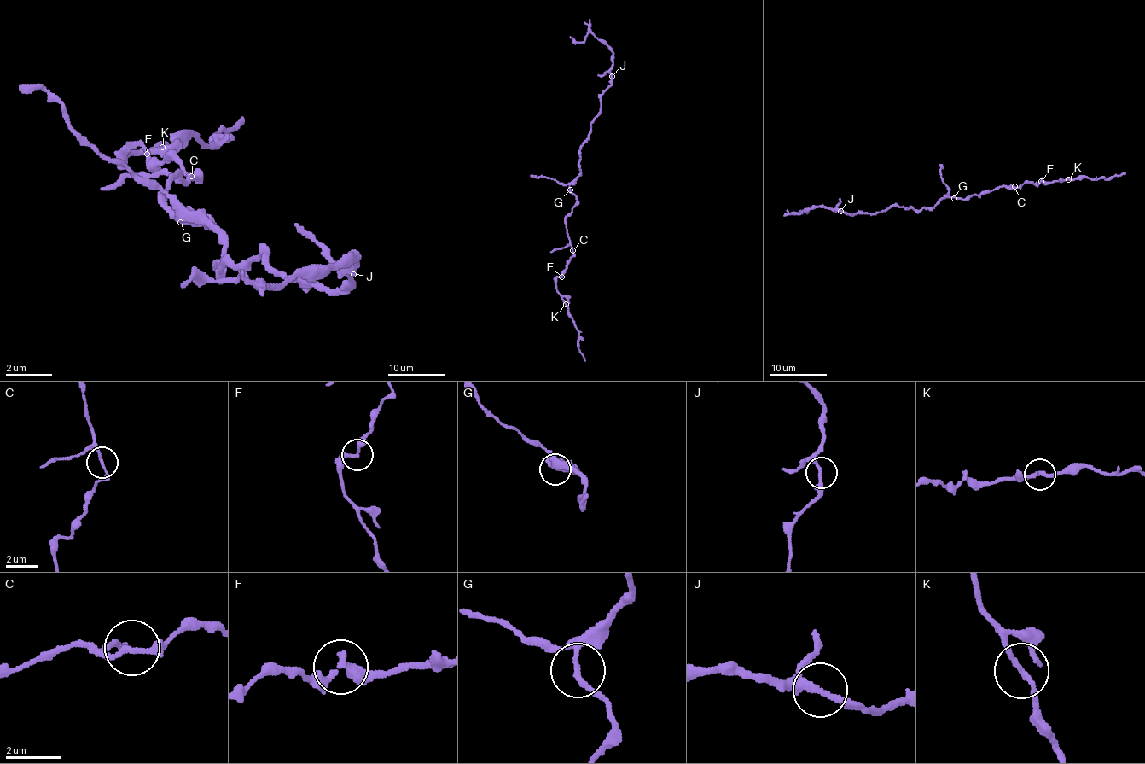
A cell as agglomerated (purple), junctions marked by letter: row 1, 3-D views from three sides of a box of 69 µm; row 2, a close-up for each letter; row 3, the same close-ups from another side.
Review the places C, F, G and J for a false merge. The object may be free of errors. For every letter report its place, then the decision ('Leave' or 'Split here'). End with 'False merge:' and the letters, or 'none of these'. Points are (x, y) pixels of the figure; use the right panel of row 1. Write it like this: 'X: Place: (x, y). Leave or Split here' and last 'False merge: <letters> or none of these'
C: Place: (1014, 186). Leave
F: Place: (1041, 181). Leave
G: Place: (954, 198). Leave
J: Place: (840, 211). Leave
False merge: none of these

